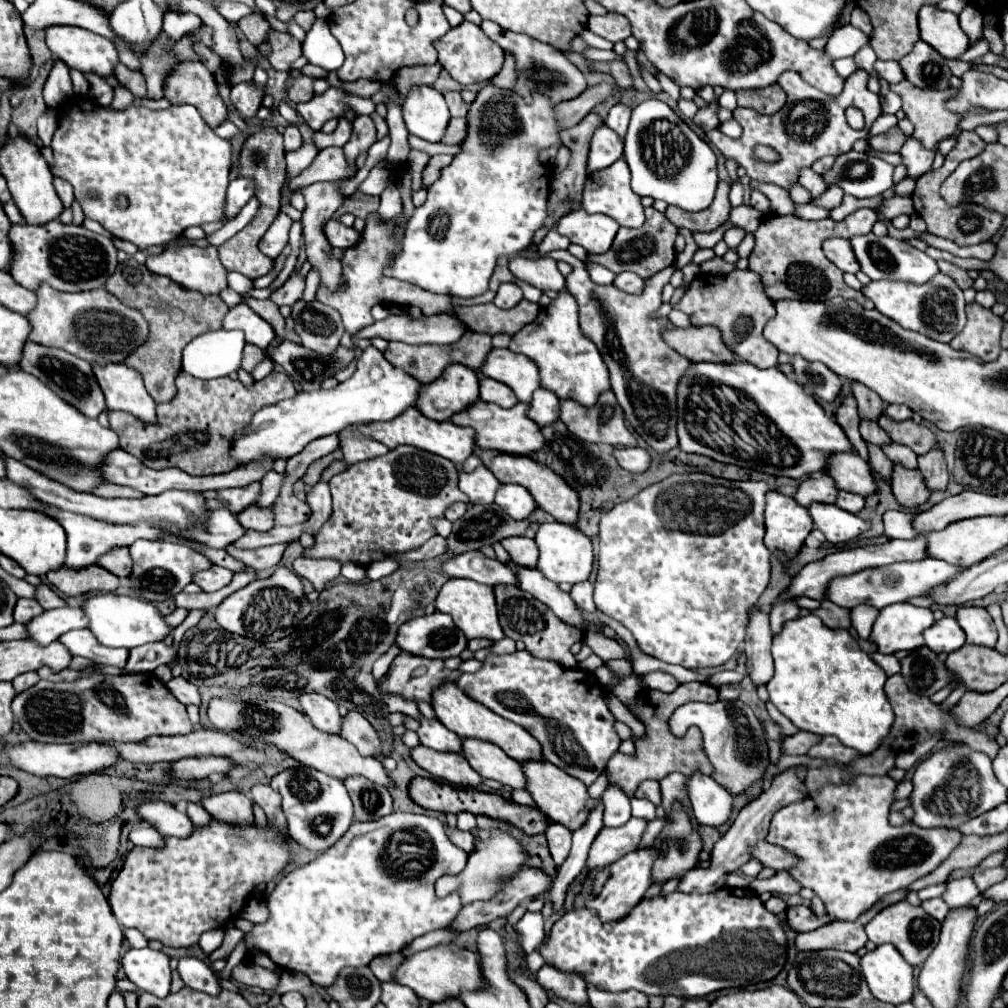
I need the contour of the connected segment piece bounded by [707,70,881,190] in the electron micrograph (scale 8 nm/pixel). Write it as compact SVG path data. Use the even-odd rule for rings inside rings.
M855 70L847 80L845 88L839 96L835 98L797 98L798 83L805 82L801 77L797 77L796 72L786 71L780 77L777 83L787 94L788 102L773 116L759 114L757 110L737 106L733 110L733 118L741 124L743 136L737 140L727 140L727 136L707 136L709 142L713 142L725 158L733 158L747 170L747 176L751 180L761 180L761 182L773 182L783 186L785 190L791 188L791 184L797 180L797 170L803 166L811 166L819 156L827 154L841 154L849 152L853 148L853 142L859 138L865 138L871 124L877 120L881 114L881 100L878 94L867 90L869 74L865 70ZM855 106L863 110L865 116L865 128L863 130L853 130L847 120L845 120L845 108ZM765 144L771 146L779 154L779 162L755 162L755 146Z

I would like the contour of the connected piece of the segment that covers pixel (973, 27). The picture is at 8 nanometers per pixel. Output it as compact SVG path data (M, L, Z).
M967 4L963 8L963 12L959 14L959 22L971 42L975 42L983 36L983 12L977 6Z

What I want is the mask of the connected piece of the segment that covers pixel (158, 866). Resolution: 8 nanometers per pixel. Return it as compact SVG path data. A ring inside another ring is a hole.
M211 818L207 826L197 826L187 838L165 836L161 848L131 848L125 856L123 868L111 884L109 906L121 926L137 928L147 940L159 940L163 946L171 948L195 946L203 932L227 928L233 920L237 920L255 888L275 880L291 858L293 852L289 848L289 838L281 836L271 824L265 828L259 828L257 824L243 824L241 828L241 824L229 826Z

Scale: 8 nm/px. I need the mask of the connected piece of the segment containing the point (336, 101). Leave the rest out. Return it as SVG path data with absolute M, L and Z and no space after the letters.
M329 88L321 96L313 96L311 100L297 104L297 112L313 130L321 130L327 120L339 118L345 110L353 110L355 114L371 114L375 112L375 104L369 98L353 96L341 88Z

